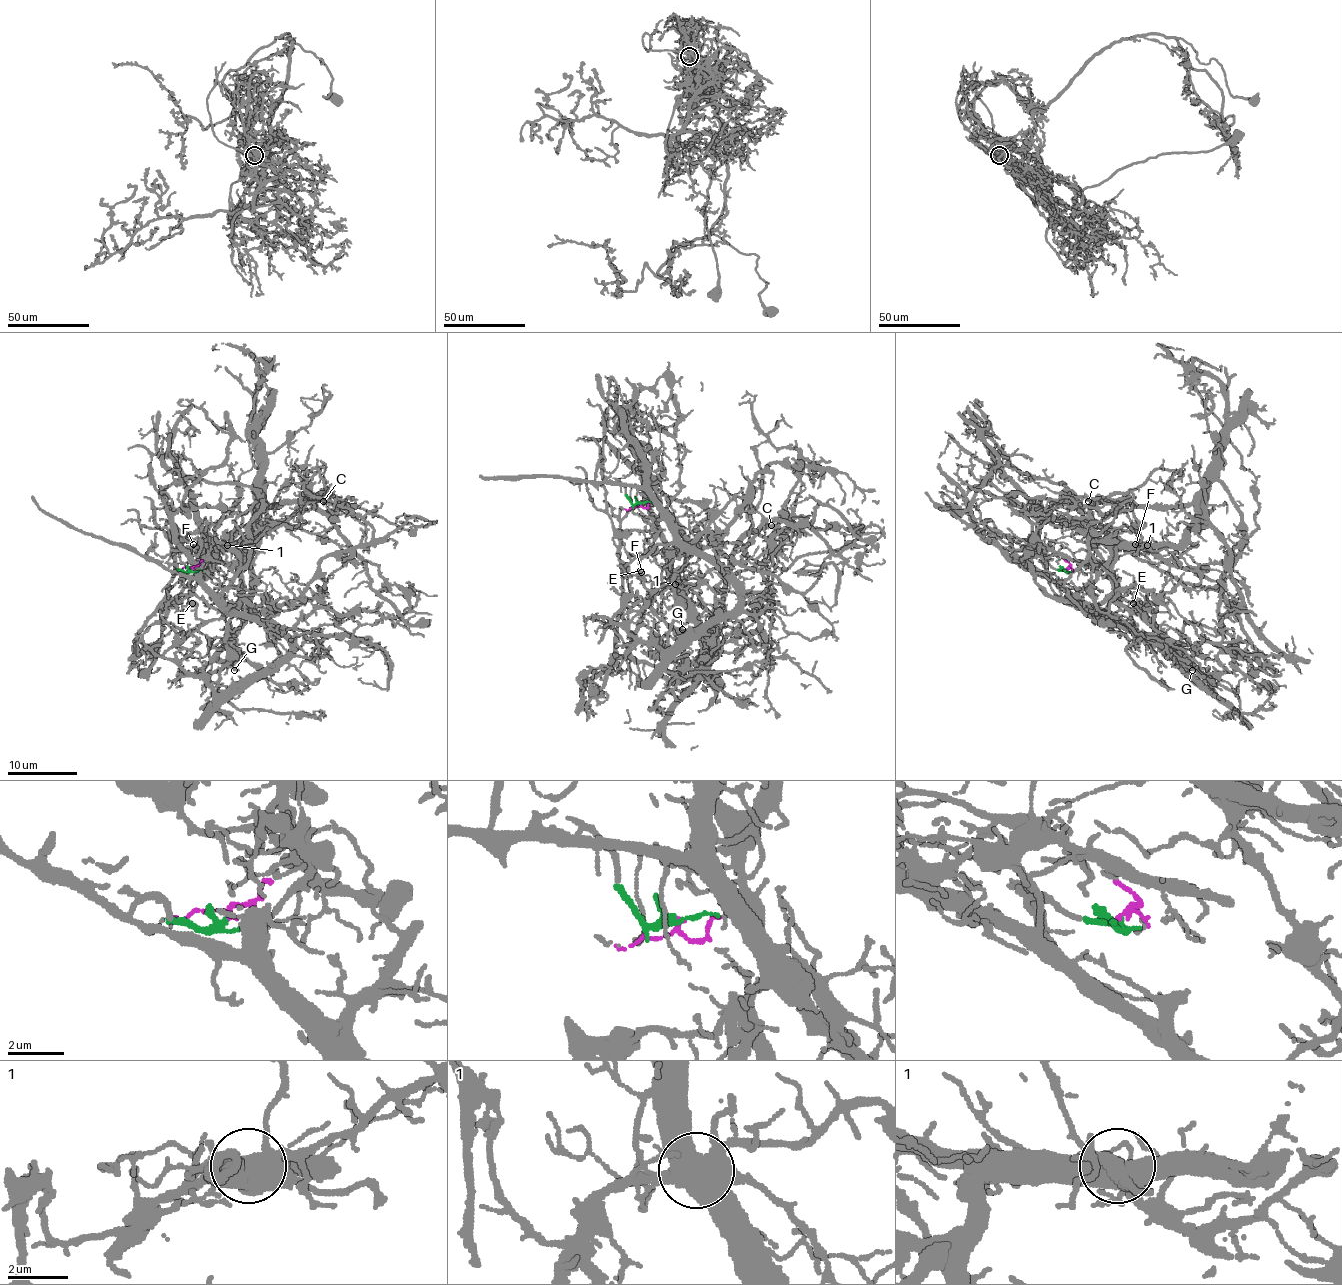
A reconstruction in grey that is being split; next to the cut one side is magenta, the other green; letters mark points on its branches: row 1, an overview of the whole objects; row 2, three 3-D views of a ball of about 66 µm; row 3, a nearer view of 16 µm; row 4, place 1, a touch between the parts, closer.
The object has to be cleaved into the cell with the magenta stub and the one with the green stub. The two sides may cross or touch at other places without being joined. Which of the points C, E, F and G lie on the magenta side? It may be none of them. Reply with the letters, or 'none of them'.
C, E, F, G

